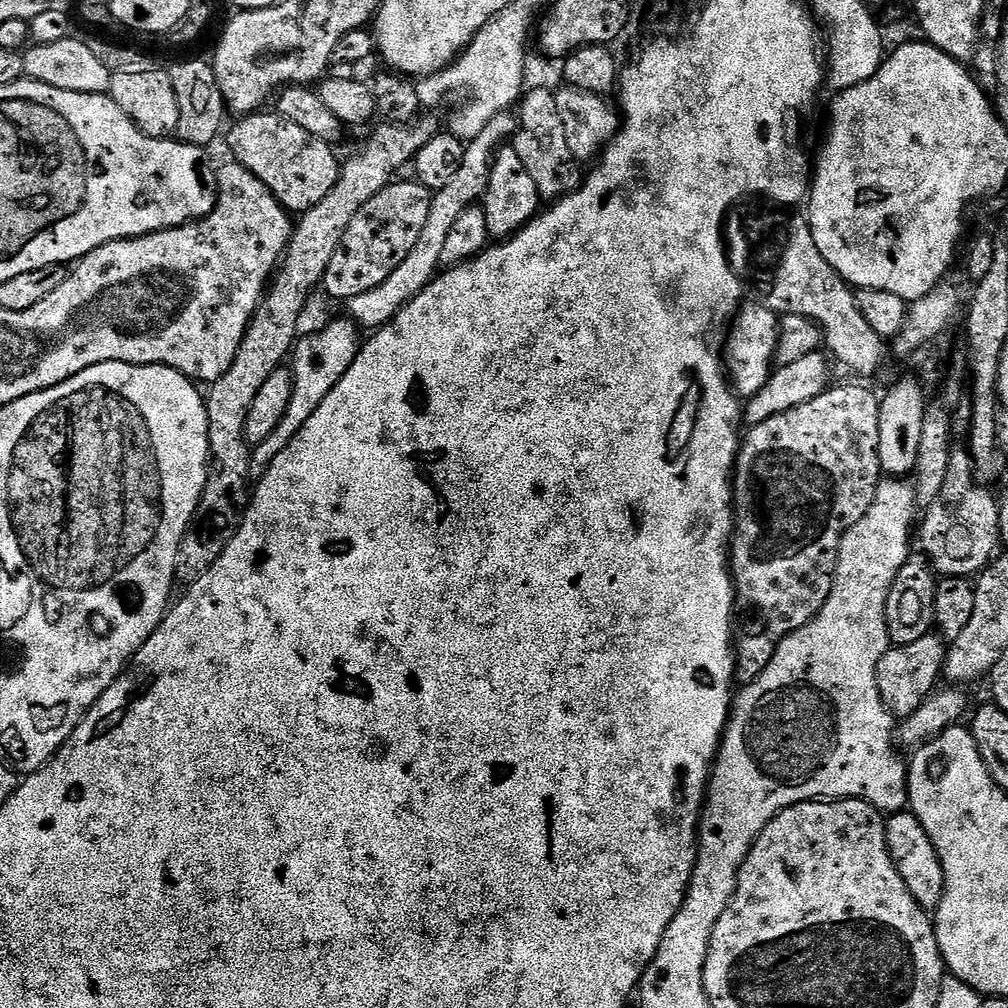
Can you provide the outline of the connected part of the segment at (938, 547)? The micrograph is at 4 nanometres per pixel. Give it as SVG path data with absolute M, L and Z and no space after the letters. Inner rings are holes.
M968 450L953 451L942 494L938 494L938 498L926 509L918 524L920 544L924 547L921 548L923 555L927 556L929 565L941 577L975 577L997 555L1001 547L1000 505L997 497L988 493L988 488L987 483L978 479L973 453Z

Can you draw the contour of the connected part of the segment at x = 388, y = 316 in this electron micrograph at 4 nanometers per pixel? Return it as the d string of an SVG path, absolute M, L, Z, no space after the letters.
M506 111L494 117L487 124L486 130L482 130L482 134L478 134L478 138L467 141L462 167L455 172L454 179L441 192L435 193L432 197L429 218L426 226L422 226L418 246L414 246L414 250L404 259L402 266L398 266L398 270L394 270L394 274L390 274L390 278L386 278L386 282L382 282L377 288L371 288L362 294L353 296L347 301L347 315L355 320L357 325L363 326L365 329L368 327L368 330L384 327L425 286L436 279L438 269L441 267L441 265L439 266L440 260L445 259L446 238L450 234L454 222L458 222L458 214L473 207L483 197L484 191L488 189L492 157L496 155L501 145L515 137L517 127L517 117L511 111Z

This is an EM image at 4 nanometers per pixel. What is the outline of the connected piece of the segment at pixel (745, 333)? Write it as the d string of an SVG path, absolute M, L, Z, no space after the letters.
M745 303L731 321L732 329L728 332L728 352L726 348L726 375L732 385L733 392L740 398L751 398L768 385L776 364L776 347L778 346L778 334L780 333L780 316L774 310L768 308L767 303Z

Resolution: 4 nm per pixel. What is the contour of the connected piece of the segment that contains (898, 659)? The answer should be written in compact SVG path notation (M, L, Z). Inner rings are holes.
M935 635L923 636L918 642L889 647L876 667L876 681L882 702L896 718L914 714L922 702L937 691L942 680L945 653L940 652L941 641ZM937 683L937 684L936 684Z

